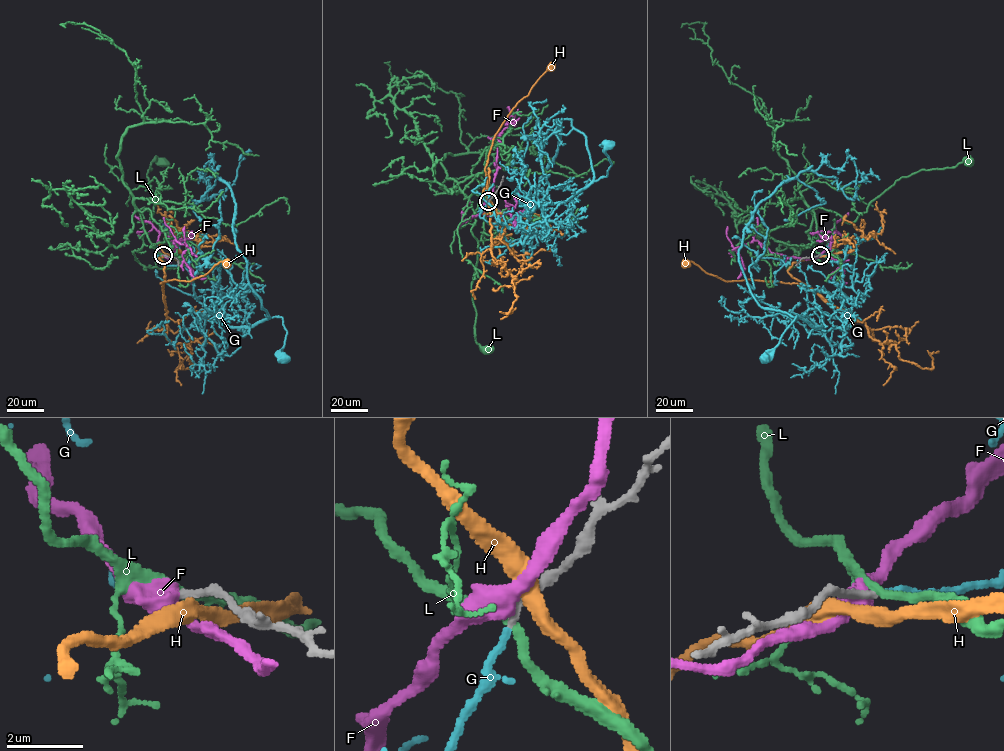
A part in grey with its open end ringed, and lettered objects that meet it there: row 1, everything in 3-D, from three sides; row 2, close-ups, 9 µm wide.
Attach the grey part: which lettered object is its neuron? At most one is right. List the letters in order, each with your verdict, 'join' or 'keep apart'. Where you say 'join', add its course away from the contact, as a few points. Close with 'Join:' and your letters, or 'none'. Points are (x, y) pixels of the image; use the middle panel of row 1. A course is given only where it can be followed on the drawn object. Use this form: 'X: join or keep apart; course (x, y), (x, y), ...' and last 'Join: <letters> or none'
F: keep apart
G: join; course (488, 201), (479, 216), (500, 223), (517, 214), (523, 244), (536, 206), (566, 202), (606, 176), (608, 146)
H: keep apart
L: keep apart
Join: G

